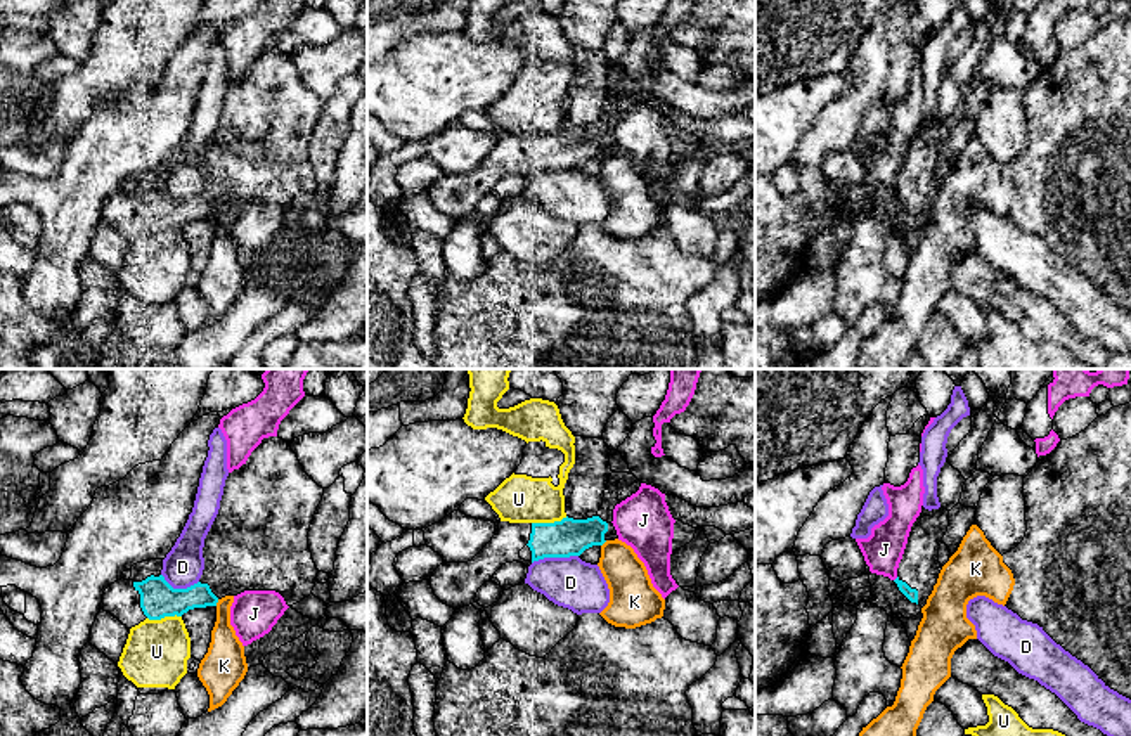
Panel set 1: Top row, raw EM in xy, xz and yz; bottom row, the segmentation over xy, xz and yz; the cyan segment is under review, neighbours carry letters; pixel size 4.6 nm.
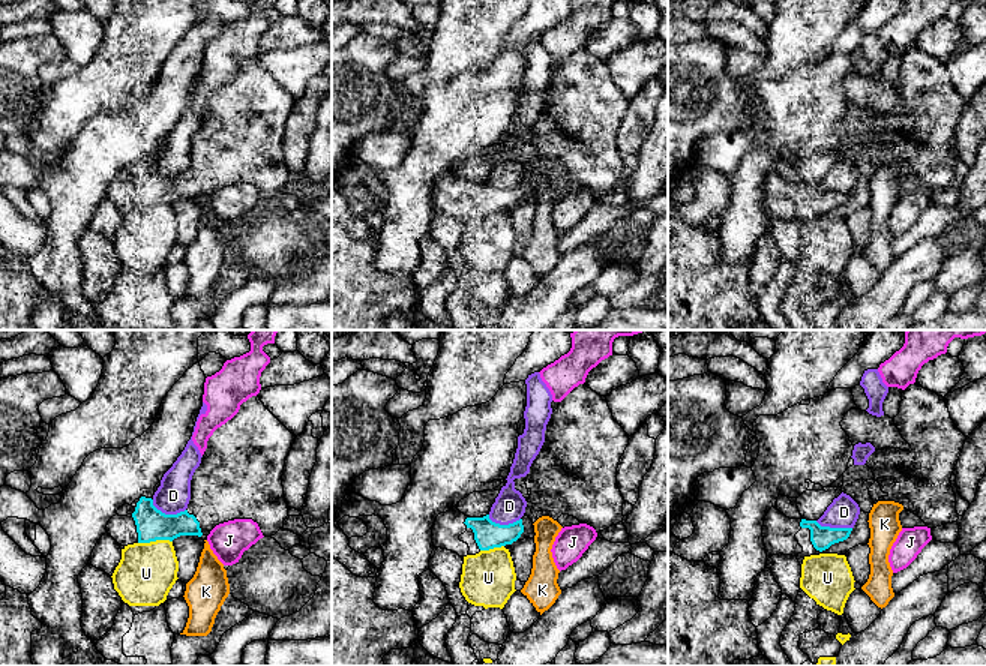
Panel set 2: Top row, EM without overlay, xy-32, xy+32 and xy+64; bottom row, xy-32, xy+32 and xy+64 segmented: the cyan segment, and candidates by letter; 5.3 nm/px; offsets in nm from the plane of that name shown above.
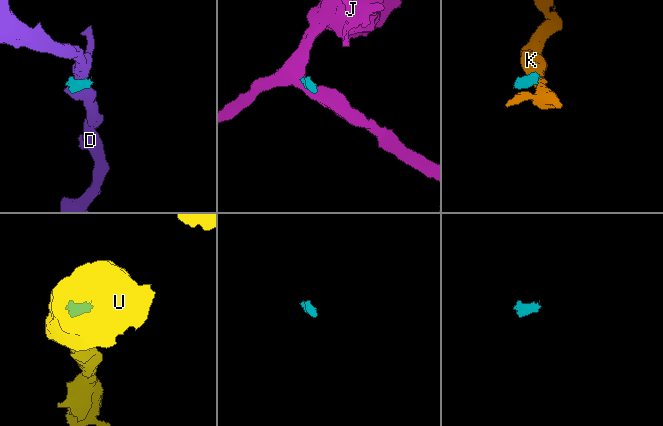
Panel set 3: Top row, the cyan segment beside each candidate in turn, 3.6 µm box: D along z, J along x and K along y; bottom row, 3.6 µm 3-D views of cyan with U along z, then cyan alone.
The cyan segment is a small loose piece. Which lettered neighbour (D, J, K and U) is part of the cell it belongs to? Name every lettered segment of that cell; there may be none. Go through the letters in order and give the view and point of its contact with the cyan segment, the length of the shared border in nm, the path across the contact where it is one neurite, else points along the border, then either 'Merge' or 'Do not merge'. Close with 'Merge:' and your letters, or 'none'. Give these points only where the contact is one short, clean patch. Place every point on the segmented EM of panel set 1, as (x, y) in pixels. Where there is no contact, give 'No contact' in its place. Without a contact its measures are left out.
D: Touches cyan at xz (555, 556). Shared border 220 nm. Do not merge
J: Touches cyan at yz (896, 579). Shared border 30 nm. Boundary: yz (898, 577), (894, 581). Do not merge
K: Touches cyan at xy (217, 601). Shared border 40 nm. Boundary: xy (219, 600), (215, 605). Do not merge
U: Touches cyan at xz (549, 523). Shared border 170 nm. Do not merge
Merge: none

